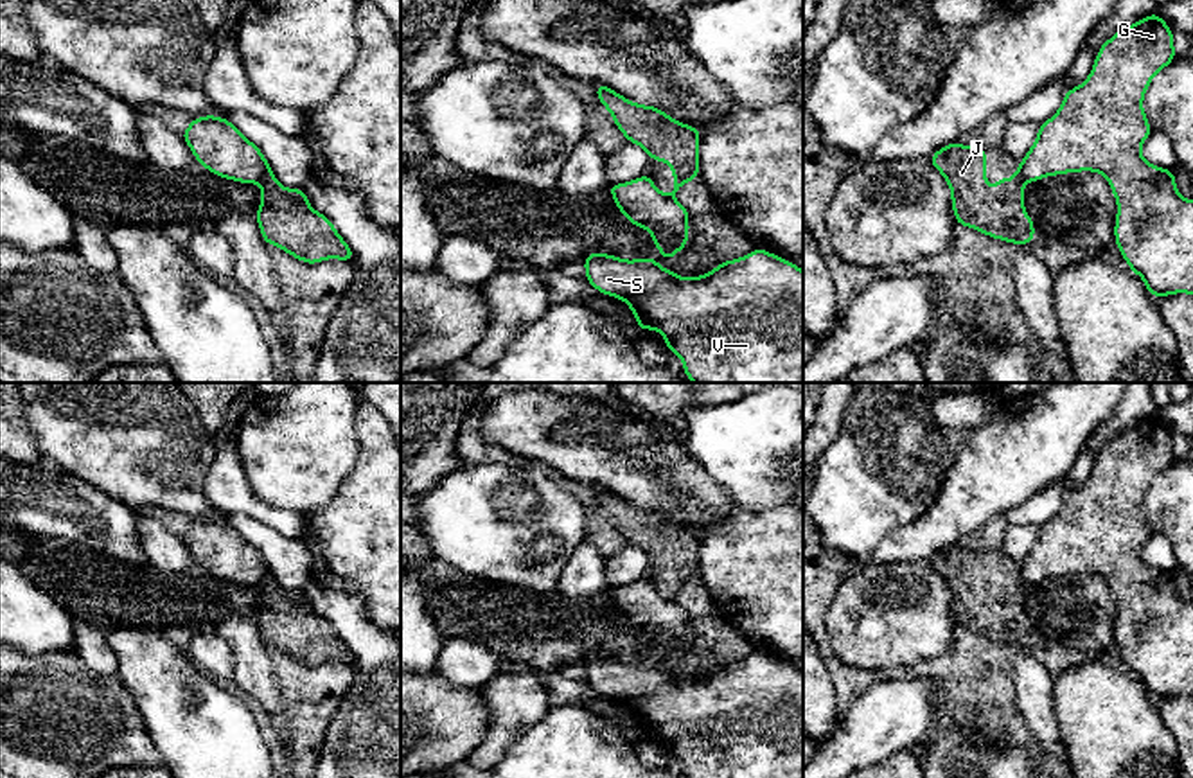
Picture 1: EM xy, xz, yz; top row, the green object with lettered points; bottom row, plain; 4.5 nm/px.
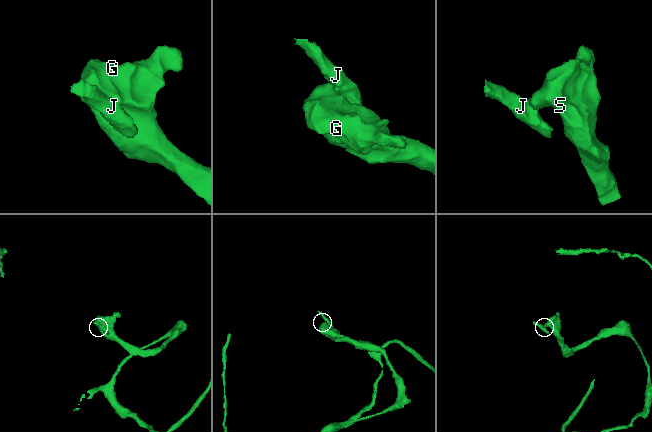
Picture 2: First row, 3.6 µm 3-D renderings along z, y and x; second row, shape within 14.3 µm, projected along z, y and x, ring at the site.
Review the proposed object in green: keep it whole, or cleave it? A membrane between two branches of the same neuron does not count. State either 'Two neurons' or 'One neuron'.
Two neurons

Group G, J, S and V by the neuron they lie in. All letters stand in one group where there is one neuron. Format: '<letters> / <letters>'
G S V / J

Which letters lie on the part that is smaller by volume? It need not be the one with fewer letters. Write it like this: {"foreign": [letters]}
{"foreign": ["J"]}

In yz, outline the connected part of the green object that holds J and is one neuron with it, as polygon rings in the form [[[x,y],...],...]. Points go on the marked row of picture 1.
[[[952,142],[938,149],[931,158],[950,187],[952,212],[958,225],[983,232],[988,237],[1008,241],[1012,244],[1030,244],[1035,237],[1035,225],[1024,208],[1024,183],[1021,169],[1013,176],[995,180],[995,187],[986,183],[986,151],[985,146],[967,147]]]

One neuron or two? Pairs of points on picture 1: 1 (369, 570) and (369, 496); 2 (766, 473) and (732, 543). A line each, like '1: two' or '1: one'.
1: one
2: two

